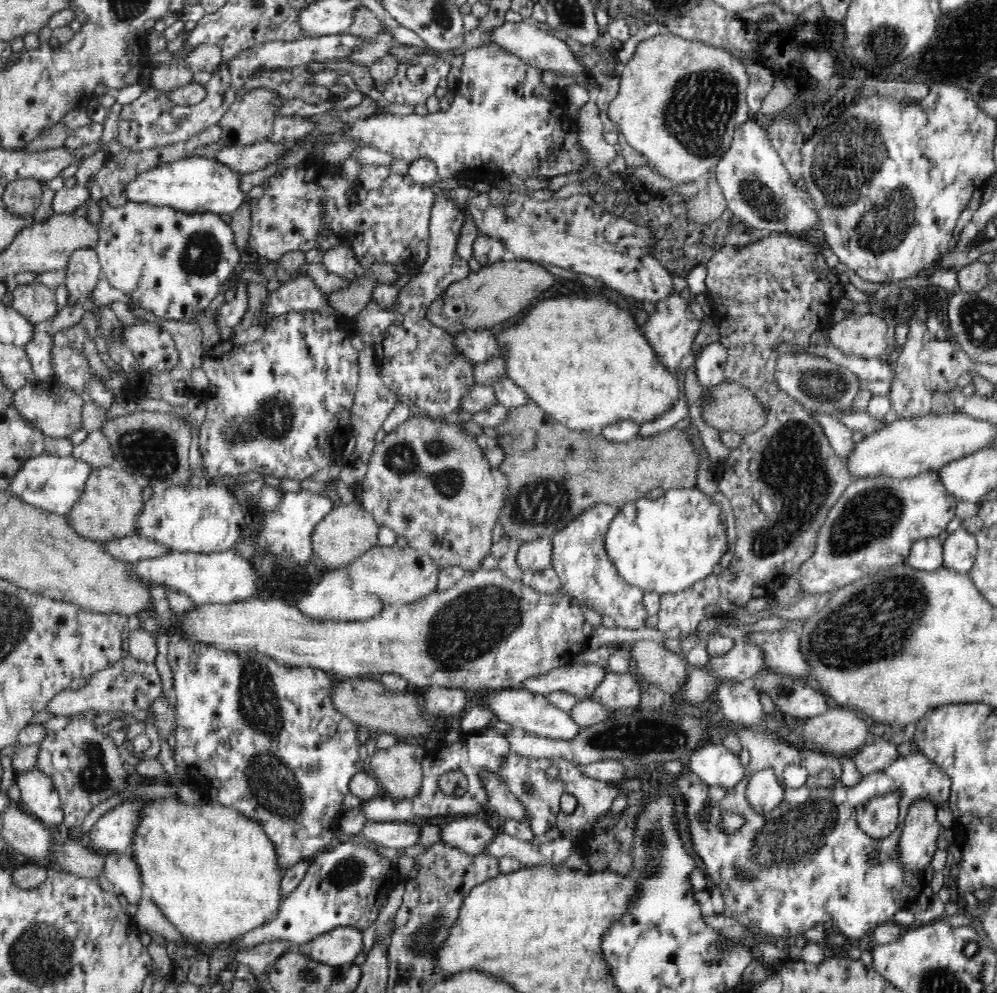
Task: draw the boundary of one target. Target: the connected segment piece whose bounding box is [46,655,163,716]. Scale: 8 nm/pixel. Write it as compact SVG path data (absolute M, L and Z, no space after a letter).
M128 655L117 663L114 663L114 666L110 666L106 670L94 674L78 690L68 689L54 694L48 700L46 708L52 712L53 716L77 714L78 712L88 710L88 708L133 713L135 710L147 710L162 694L163 681L160 674L158 674L156 665L136 660Z

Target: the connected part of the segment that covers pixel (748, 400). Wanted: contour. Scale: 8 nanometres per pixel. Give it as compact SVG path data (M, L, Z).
M722 381L705 391L702 420L720 433L754 433L766 423L757 398L735 381Z

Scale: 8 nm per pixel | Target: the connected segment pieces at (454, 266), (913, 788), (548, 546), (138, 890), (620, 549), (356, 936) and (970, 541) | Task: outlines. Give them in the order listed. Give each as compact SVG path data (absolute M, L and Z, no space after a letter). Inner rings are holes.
M436 189L432 204L427 259L410 284L404 285L402 294L398 296L398 310L382 310L372 299L356 316L356 324L373 338L379 375L390 391L408 396L430 418L455 420L456 412L462 410L463 394L475 384L474 364L454 353L452 334L430 323L426 319L426 308L440 292L444 292L444 288L466 278L471 270L468 261L456 253L456 240L465 217L452 200L442 196L440 190Z
M739 729L736 731L743 748L750 752L750 763L745 767L744 778L731 789L725 791L722 800L715 802L710 810L710 815L700 815L700 810L706 806L708 800L708 785L702 783L694 773L685 772L674 778L675 788L685 798L685 816L689 823L689 834L693 849L706 866L706 877L709 884L715 884L722 891L724 898L725 916L732 918L734 915L744 914L757 936L773 935L784 942L794 936L805 933L816 933L821 925L834 920L839 925L840 931L850 939L861 939L871 934L876 925L892 920L901 909L909 908L927 886L918 879L906 878L898 863L894 861L875 862L875 856L880 853L894 854L896 842L905 825L905 818L910 805L920 799L930 801L932 806L940 806L949 800L950 779L928 761L922 753L912 752L909 755L898 756L890 766L875 773L861 777L861 781L851 787L840 785L839 758L833 755L820 754L814 750L801 750L790 742L779 739L774 733L754 733L752 729ZM802 762L807 772L806 782L797 789L783 785L784 796L782 802L766 817L756 814L745 797L745 790L749 778L760 772L764 767L772 768L780 776L785 763ZM894 790L901 790L902 798L899 810L899 820L896 831L883 839L868 836L857 821L857 808L871 797L890 794ZM722 810L732 810L745 818L745 823L737 833L726 835L720 831L718 820ZM746 867L752 871L750 880L737 878L735 869Z
M542 537L520 545L517 561L521 570L534 573L552 566L552 538Z
M110 853L105 856L104 877L111 883L112 891L123 894L128 903L138 904L145 896L139 871L132 855Z
M697 487L668 489L655 500L644 497L626 503L619 509L610 520L604 549L624 582L641 591L654 591L661 595L685 592L692 584L712 574L714 566L719 564L721 557L727 552L727 528L720 524L720 515L721 508L718 504Z
M351 924L338 926L296 948L309 954L318 962L325 962L330 966L340 966L340 964L352 962L358 956L358 952L362 952L362 934L364 934L364 930L357 926Z
M960 528L946 538L943 544L943 566L957 573L967 573L977 555L977 540L965 528Z

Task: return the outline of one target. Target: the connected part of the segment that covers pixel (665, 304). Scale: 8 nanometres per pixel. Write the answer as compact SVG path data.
M680 293L668 294L666 298L658 300L655 305L656 310L649 314L648 321L642 326L642 331L662 366L675 372L682 358L692 352L700 322L690 309L689 300L684 299Z

